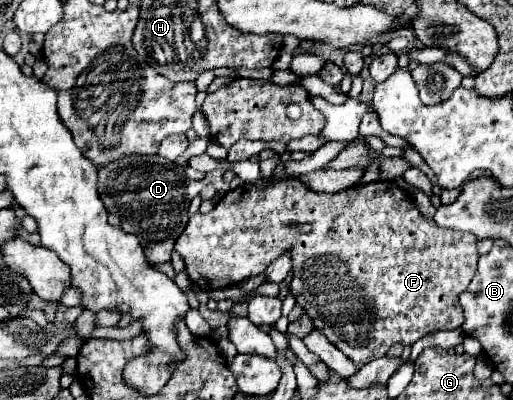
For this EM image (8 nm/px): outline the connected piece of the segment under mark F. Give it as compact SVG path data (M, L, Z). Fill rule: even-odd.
M286 176L284 180L262 178L252 184L240 184L226 192L212 212L190 216L184 232L176 240L176 252L182 256L190 280L210 292L234 286L244 278L264 272L284 248L292 250L292 292L296 302L314 320L316 330L320 330L350 360L362 366L384 356L396 342L408 346L430 332L460 328L464 314L458 304L458 294L468 288L476 272L476 242L478 238L470 232L440 228L434 220L424 218L412 196L402 188L398 190L396 186L392 188L384 182L376 182L352 186L336 194L314 194L300 182L300 178ZM292 222L310 224L310 232L300 234L288 230ZM330 226L336 228L334 236L328 236Z

